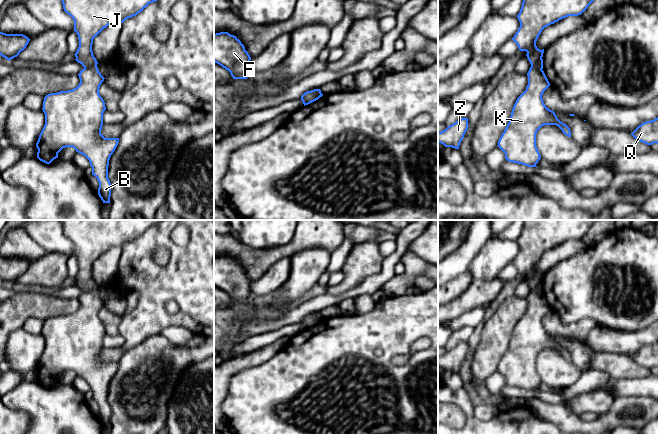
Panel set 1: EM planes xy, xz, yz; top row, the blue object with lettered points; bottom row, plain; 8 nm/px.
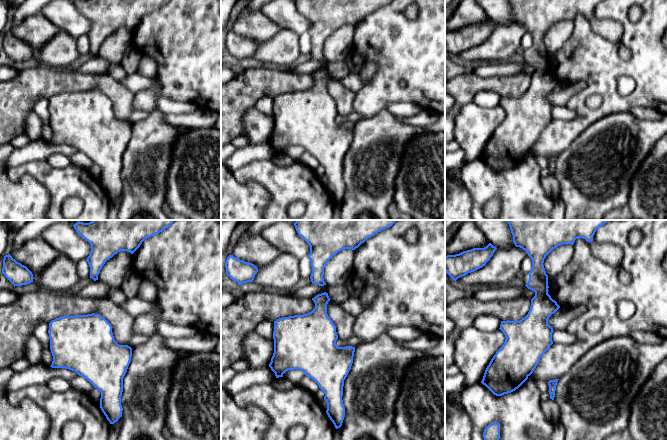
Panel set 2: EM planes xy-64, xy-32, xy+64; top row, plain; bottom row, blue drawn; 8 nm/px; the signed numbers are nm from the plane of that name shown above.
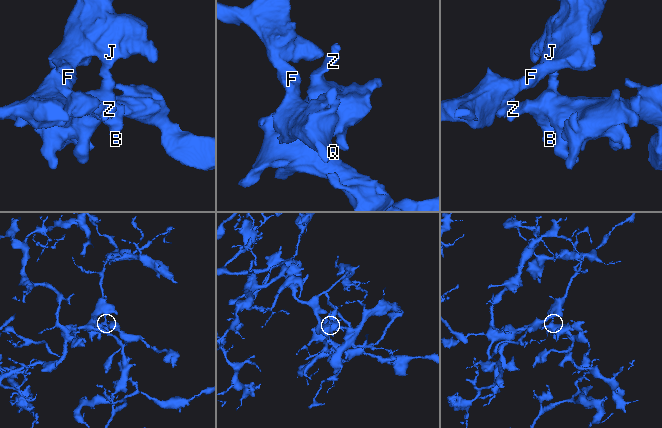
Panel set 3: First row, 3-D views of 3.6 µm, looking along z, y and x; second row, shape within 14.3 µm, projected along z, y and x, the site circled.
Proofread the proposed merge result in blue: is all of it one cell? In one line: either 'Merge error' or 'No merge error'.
Merge error

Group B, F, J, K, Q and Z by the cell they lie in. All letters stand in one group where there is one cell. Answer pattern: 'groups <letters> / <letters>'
groups B K Q Z / F J

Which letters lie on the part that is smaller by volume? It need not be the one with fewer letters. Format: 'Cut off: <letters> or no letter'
Cut off: B, K, Q, Z

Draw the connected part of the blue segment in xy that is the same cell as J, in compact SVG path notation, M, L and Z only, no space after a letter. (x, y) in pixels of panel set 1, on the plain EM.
M61 220L64 235L74 244L74 255L78 259L79 271L74 278L76 285L84 292L97 290L93 279L93 263L108 249L123 247L126 243L136 240L150 227L163 220Z

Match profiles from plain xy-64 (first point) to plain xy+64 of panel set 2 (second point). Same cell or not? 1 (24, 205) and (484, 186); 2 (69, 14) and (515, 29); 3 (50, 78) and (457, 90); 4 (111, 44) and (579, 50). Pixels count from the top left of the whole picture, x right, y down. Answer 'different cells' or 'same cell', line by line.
1: different cells
2: different cells
3: same cell
4: different cells

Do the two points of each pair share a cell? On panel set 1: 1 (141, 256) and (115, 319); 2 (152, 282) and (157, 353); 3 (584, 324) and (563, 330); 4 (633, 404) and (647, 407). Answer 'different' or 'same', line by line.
1: different
2: different
3: same
4: same

